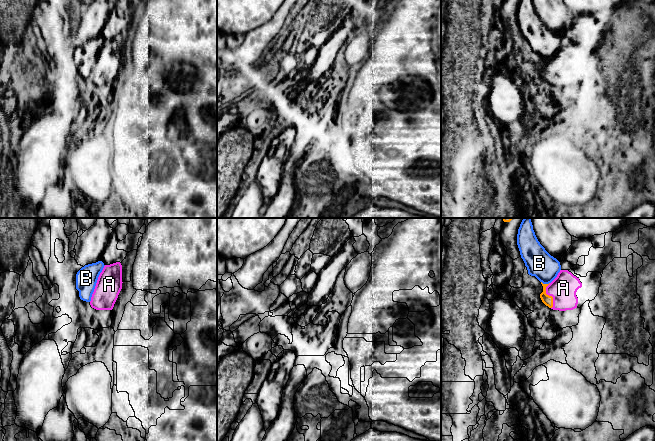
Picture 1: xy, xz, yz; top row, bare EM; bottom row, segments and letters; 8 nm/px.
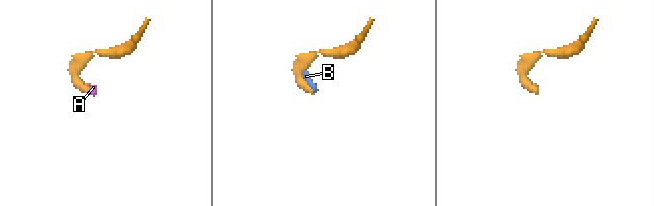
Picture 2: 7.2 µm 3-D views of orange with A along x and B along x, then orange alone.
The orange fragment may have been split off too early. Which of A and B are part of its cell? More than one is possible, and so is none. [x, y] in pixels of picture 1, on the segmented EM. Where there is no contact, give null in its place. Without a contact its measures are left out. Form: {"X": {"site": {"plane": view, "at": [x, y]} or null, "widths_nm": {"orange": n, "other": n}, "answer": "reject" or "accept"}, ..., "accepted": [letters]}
{"A": {"site": {"plane": "yz", "at": [550, 296]}, "widths_nm": {"orange": 80, "other": 220}, "answer": "accept"}, "B": {"site": {"plane": "yz", "at": [545, 284]}, "widths_nm": {"orange": 80, "other": 220}, "answer": "reject"}, "accepted": ["A"]}

